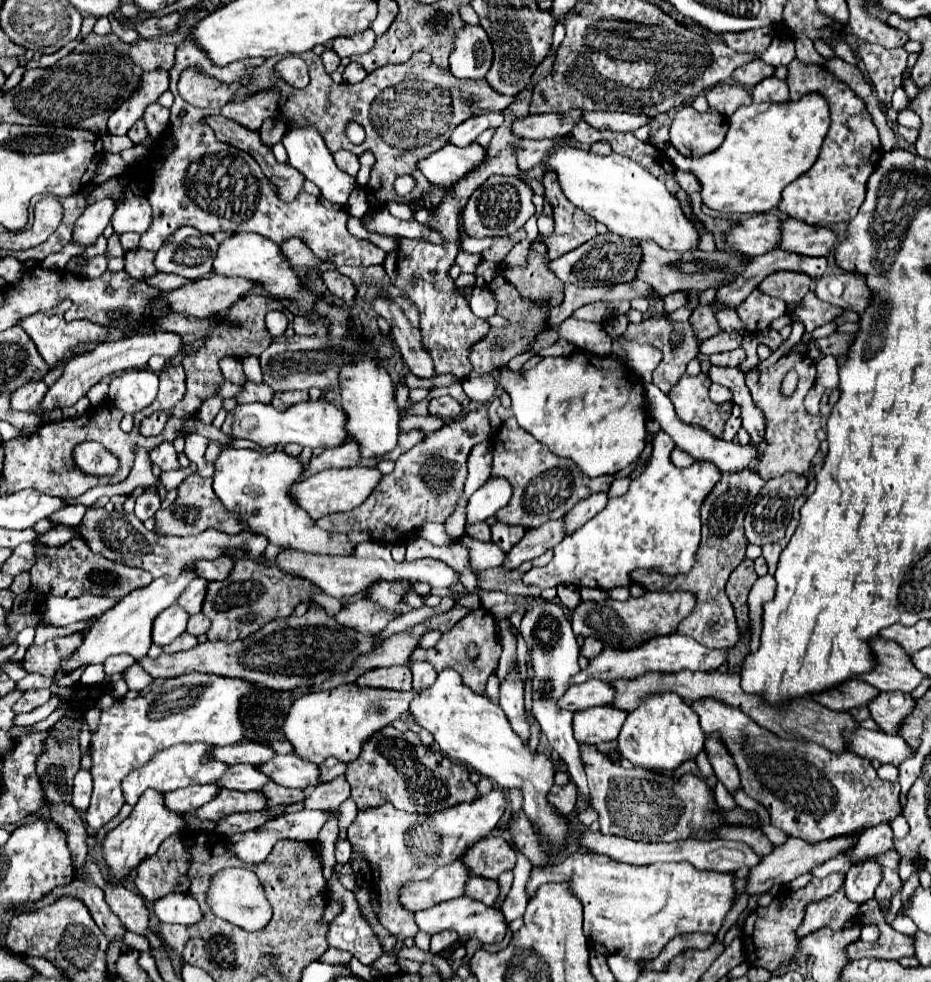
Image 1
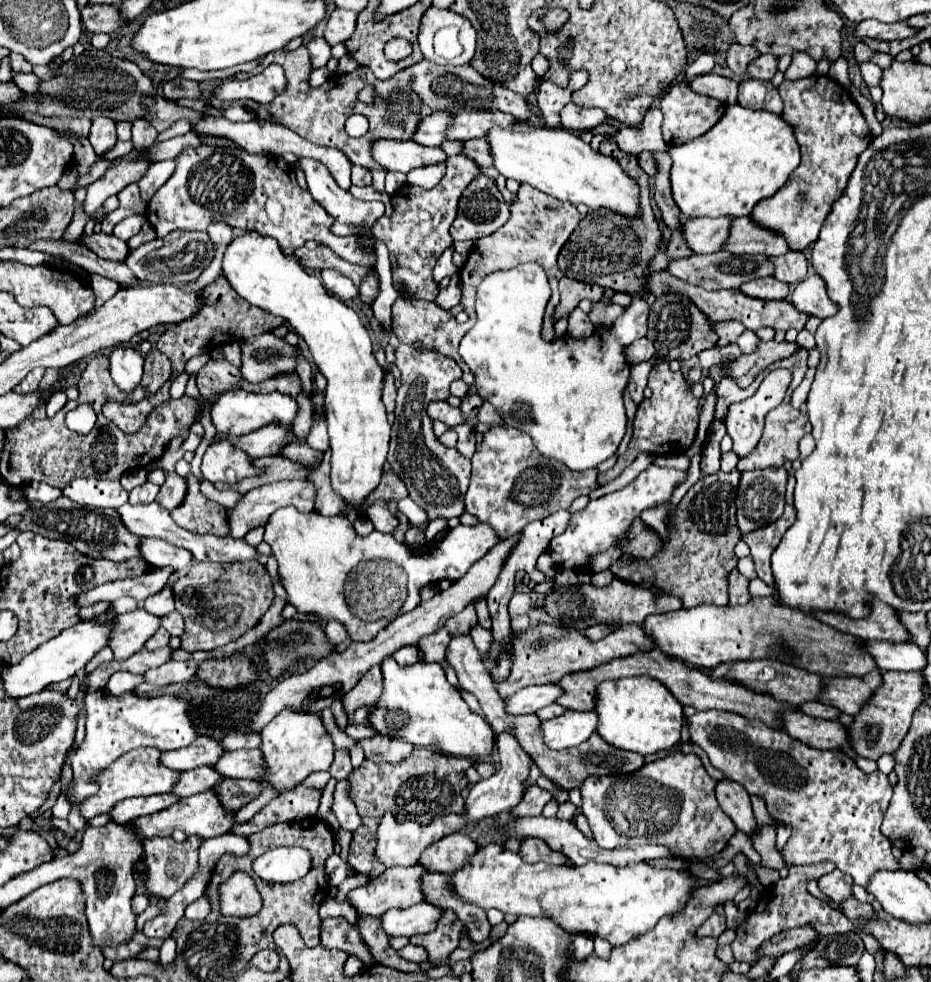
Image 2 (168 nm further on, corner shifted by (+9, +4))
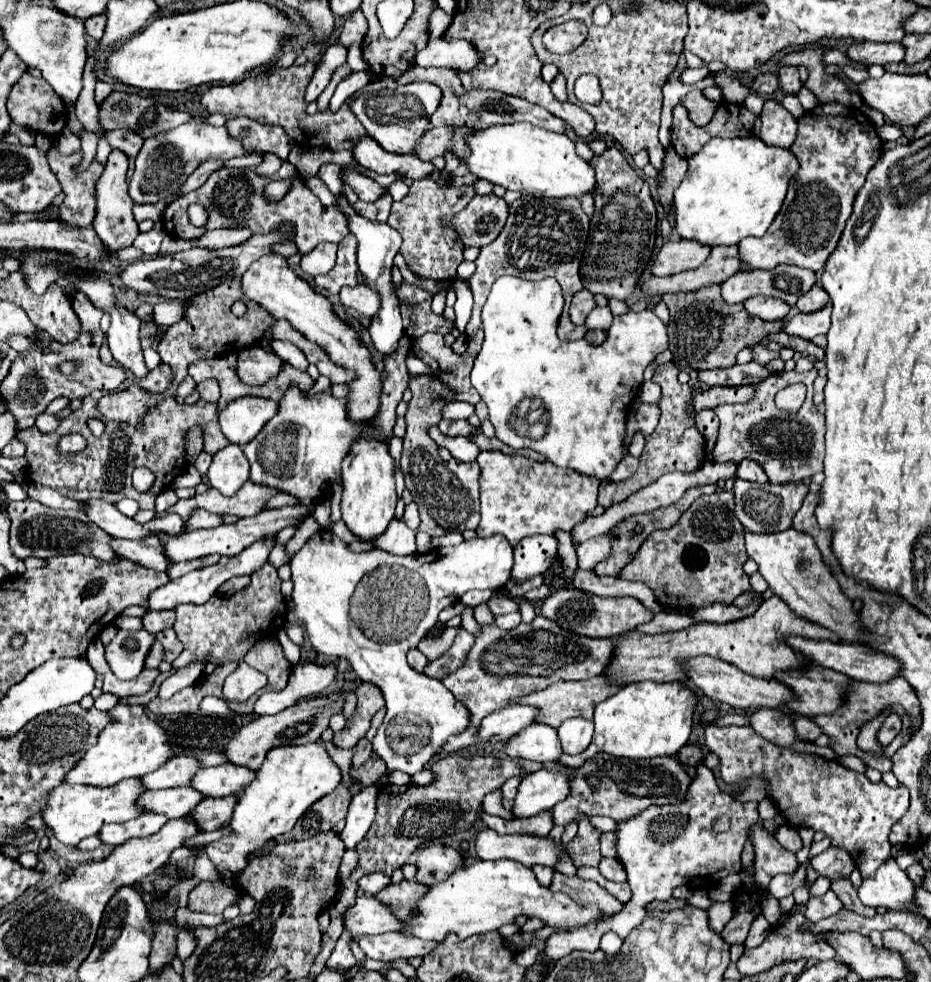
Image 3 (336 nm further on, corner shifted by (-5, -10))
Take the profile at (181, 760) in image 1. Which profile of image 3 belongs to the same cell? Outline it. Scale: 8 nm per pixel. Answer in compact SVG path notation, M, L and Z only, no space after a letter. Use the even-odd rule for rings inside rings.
M122 779L110 787L90 787L90 785L70 785L62 783L48 797L42 819L52 829L52 833L68 845L78 845L84 837L96 835L108 823L124 823L144 813L138 799L146 793L140 779Z

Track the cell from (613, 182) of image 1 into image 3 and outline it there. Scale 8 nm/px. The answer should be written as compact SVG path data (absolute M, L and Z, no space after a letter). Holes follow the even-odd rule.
M530 123L494 125L468 137L472 149L464 163L478 175L494 185L502 185L510 191L520 191L534 197L576 197L590 193L596 195L598 183L590 161L576 153L576 143L568 135L544 131Z

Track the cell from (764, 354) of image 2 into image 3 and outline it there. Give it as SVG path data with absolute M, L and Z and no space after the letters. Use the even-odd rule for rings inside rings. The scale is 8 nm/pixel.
M758 383L746 385L746 387L724 387L724 385L714 385L708 389L702 389L692 397L692 409L702 411L702 409L714 409L724 403L746 403L752 401L756 395Z

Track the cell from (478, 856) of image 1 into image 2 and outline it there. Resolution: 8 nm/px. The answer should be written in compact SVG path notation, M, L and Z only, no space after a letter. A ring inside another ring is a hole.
M454 833L454 835L442 837L442 841L436 841L434 845L430 845L430 849L426 849L426 853L422 853L418 863L430 871L454 873L476 853L476 849L478 849L478 845L468 835Z

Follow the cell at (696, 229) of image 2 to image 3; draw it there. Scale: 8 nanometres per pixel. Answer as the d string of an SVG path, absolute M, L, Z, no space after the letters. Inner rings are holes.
M688 239L666 241L652 265L652 273L658 277L664 277L664 275L696 269L708 259L710 251L712 247L702 245L698 241L688 241Z

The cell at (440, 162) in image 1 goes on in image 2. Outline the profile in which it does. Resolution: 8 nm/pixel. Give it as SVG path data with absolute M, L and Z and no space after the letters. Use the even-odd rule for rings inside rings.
M378 139L370 149L374 161L388 171L408 173L414 167L424 167L432 163L446 161L446 153L440 147L422 147L414 141L394 141Z

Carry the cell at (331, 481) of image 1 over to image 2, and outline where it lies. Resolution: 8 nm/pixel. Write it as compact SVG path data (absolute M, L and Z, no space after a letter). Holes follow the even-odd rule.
M306 479L304 481L278 481L278 483L270 483L270 485L252 489L246 495L242 495L242 499L232 509L228 509L228 517L230 517L228 535L234 539L242 539L250 529L264 527L266 521L270 519L270 515L280 507L294 505L300 513L310 513L310 511L314 511L314 497L316 497L316 489Z

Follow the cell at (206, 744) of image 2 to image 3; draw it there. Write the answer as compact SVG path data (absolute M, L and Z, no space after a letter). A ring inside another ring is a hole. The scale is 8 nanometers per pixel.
M178 755L170 759L160 771L152 771L142 777L146 789L166 789L166 787L180 787L192 783L192 777L202 769L200 761L188 755Z

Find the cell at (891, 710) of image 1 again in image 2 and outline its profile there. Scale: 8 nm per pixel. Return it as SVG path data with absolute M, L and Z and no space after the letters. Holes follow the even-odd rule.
M866 673L866 677L830 677L826 679L826 689L818 701L832 705L846 715L854 715L880 683L880 673Z

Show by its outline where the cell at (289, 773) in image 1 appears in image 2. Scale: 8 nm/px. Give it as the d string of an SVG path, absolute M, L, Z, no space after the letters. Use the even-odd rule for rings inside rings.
M258 749L252 751L226 751L218 765L212 769L218 769L222 777L236 777L236 779L260 779L262 777L262 753Z

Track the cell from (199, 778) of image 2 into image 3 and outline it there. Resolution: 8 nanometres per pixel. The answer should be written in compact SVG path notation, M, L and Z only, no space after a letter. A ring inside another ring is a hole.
M174 787L174 789L160 789L160 791L146 791L140 805L146 811L156 811L168 815L168 819L188 815L206 795L192 787Z

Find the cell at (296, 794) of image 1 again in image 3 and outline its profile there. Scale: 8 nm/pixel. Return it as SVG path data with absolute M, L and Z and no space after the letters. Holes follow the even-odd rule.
M236 795L206 797L204 803L200 803L196 807L196 811L192 811L190 815L198 823L202 823L204 831L214 831L214 829L220 829L222 825L230 823L236 805L238 805L238 797Z

